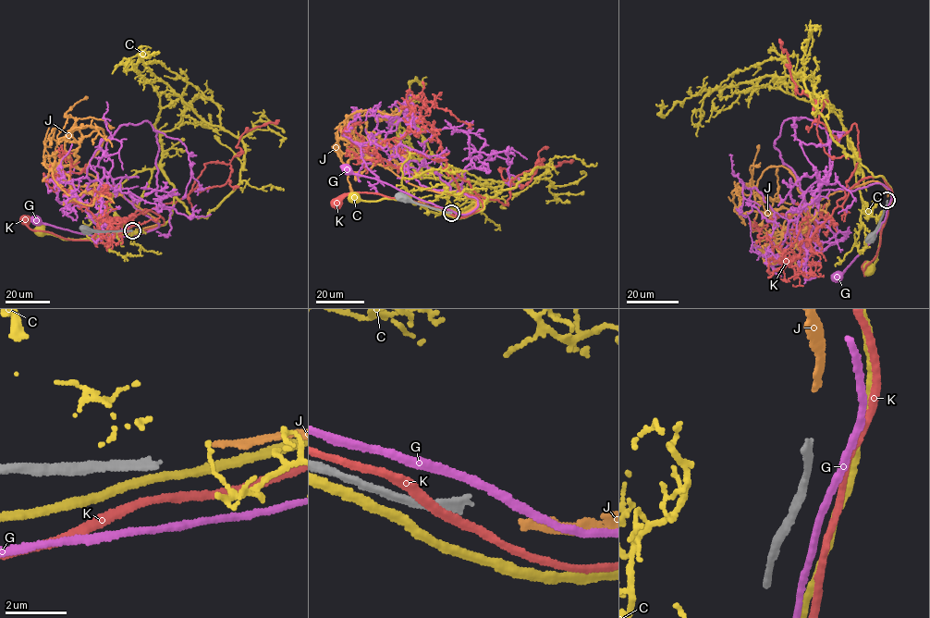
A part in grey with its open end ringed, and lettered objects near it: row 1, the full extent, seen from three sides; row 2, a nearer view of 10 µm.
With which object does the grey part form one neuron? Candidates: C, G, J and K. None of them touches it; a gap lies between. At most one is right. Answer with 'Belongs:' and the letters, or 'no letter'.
Belongs: J

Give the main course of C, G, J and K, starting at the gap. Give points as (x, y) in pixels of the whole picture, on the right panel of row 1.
C: (890, 200), (880, 236), (876, 260), (869, 270)
G: (889, 203), (885, 218), (872, 241), (838, 276)
J: (887, 196), (878, 181), (837, 191), (756, 242), (762, 259), (777, 262), (782, 255), (775, 246), (763, 248)
K: (890, 202), (875, 256), (866, 265), (864, 275), (867, 274), (866, 268)

